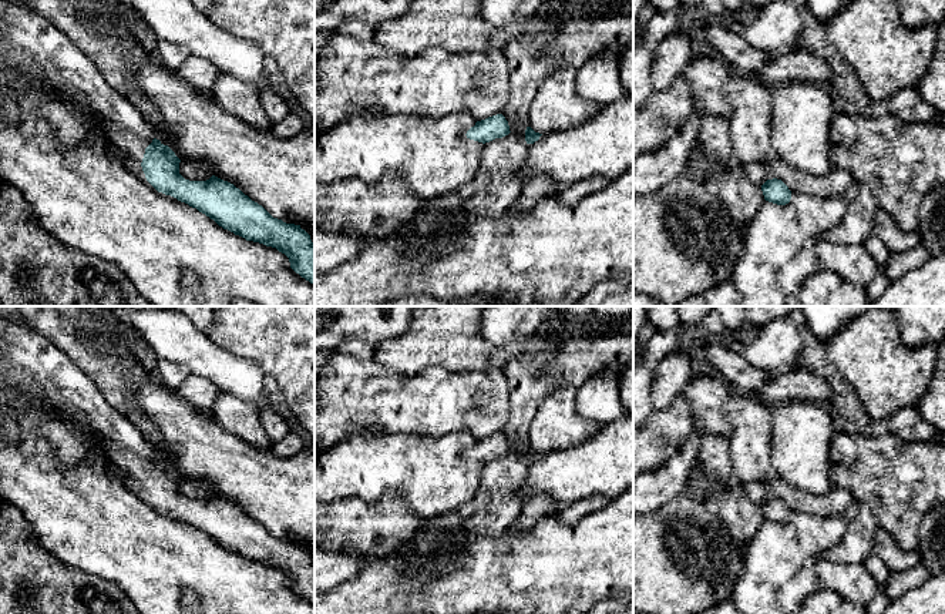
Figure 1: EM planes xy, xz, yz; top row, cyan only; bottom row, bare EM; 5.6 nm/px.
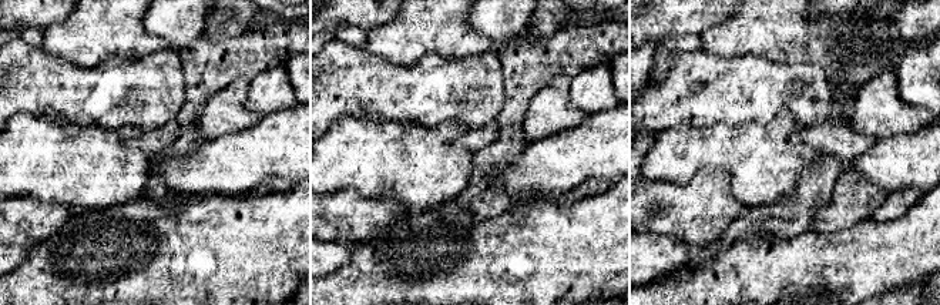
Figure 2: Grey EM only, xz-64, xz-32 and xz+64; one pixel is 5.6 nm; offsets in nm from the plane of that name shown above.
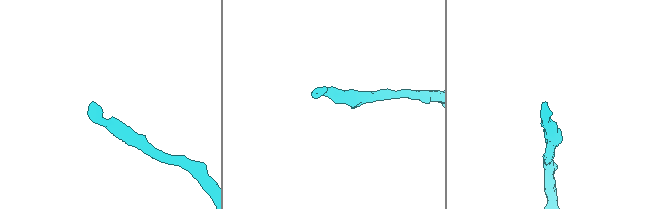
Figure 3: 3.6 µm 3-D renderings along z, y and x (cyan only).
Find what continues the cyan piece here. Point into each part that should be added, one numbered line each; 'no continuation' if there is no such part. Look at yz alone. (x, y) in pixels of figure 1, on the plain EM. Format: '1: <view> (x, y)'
no continuation

